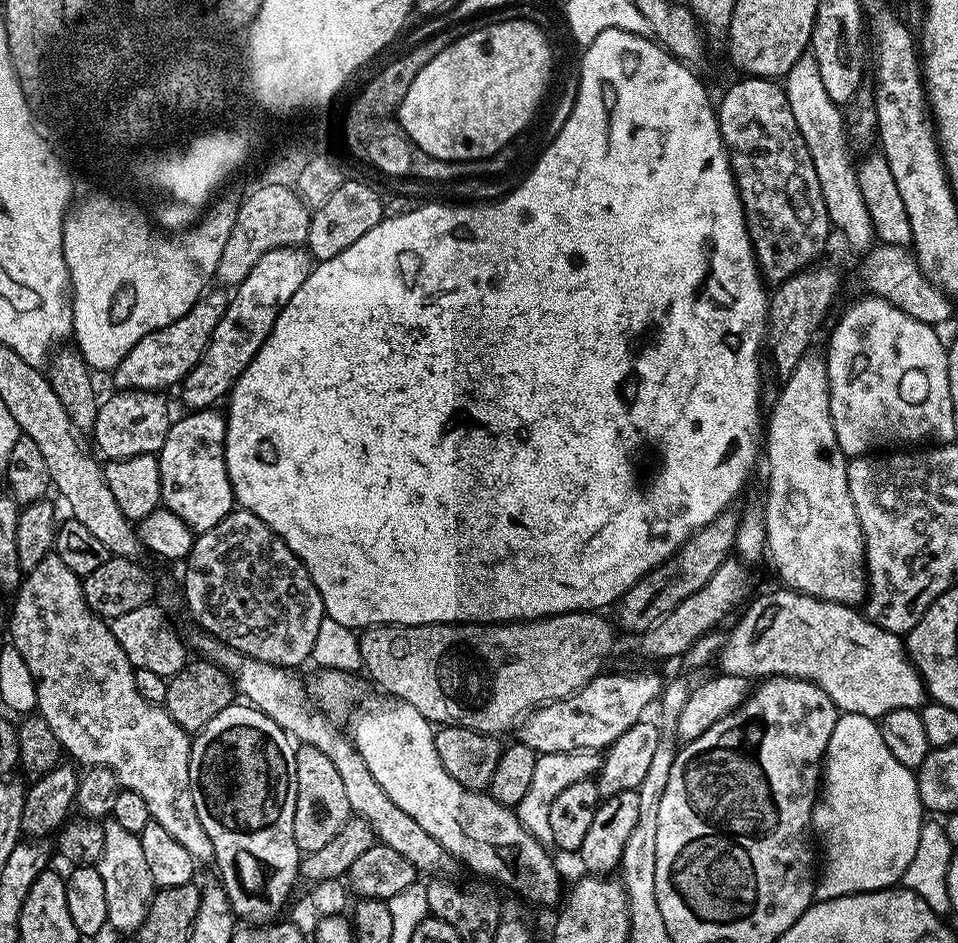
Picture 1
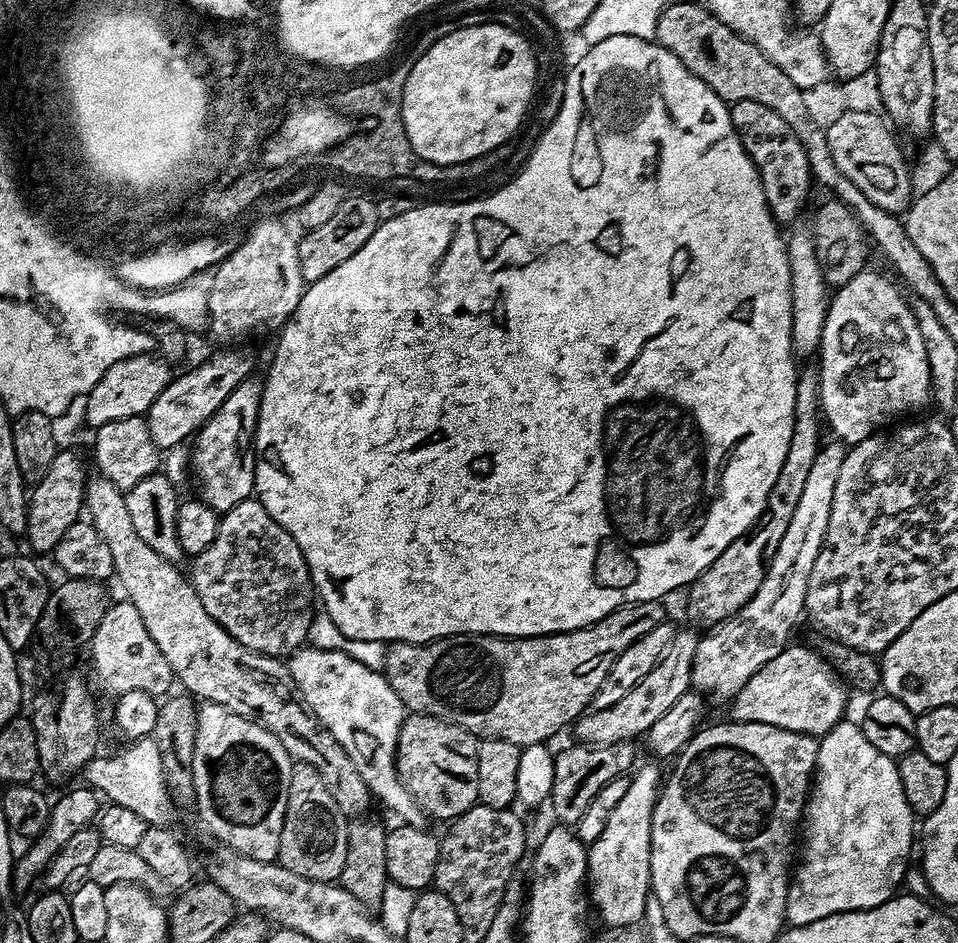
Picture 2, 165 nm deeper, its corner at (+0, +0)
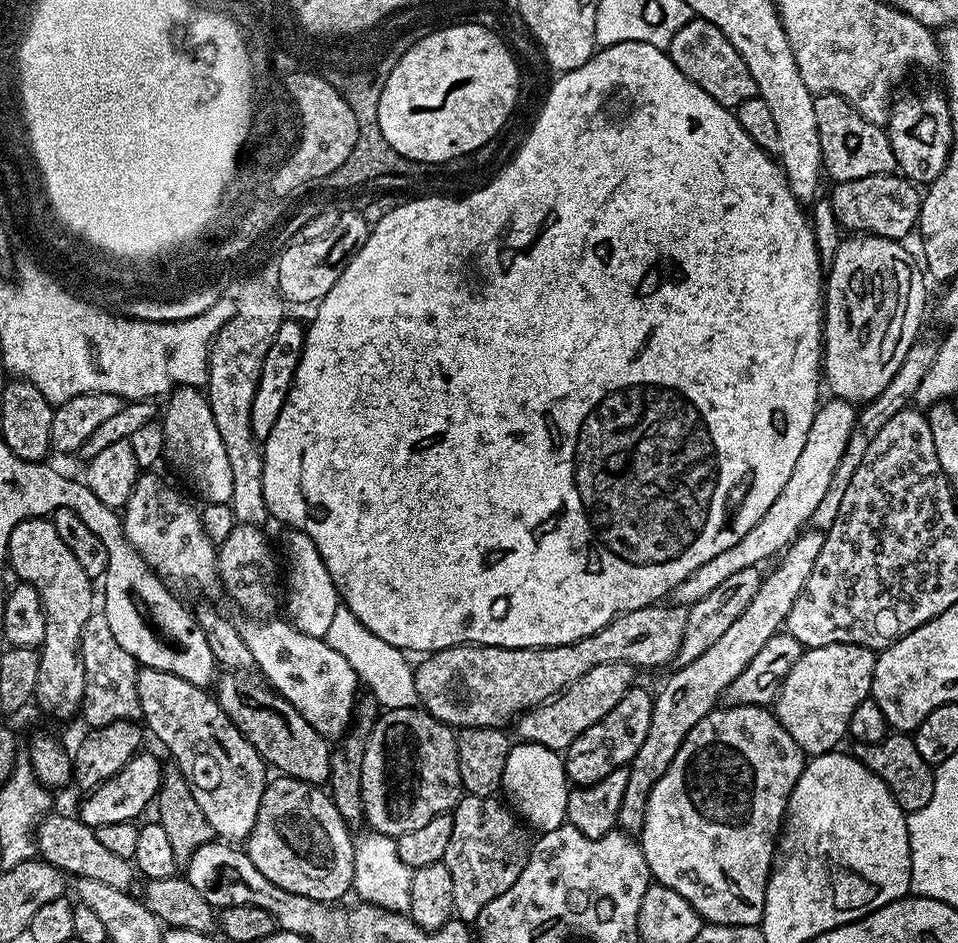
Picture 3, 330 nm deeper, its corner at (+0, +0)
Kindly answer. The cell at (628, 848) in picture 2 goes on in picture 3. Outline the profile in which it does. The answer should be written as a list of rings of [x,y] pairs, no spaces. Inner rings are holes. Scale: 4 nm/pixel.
[[[805,530],[792,541],[779,557],[780,562],[772,573],[765,575],[758,586],[758,594],[750,601],[750,606],[738,614],[738,619],[727,628],[702,654],[694,658],[686,666],[676,668],[673,676],[655,693],[650,714],[650,730],[642,742],[638,754],[634,754],[632,763],[627,765],[626,791],[622,793],[622,806],[618,810],[617,825],[629,834],[639,833],[644,827],[644,811],[650,798],[650,790],[670,770],[670,762],[674,762],[674,754],[682,746],[686,734],[706,718],[721,703],[726,686],[754,662],[754,654],[770,642],[776,633],[785,627],[790,606],[802,594],[802,586],[806,586],[806,578],[810,578],[810,570],[814,570],[814,562],[818,562],[818,553],[822,550],[825,533],[820,530]]]

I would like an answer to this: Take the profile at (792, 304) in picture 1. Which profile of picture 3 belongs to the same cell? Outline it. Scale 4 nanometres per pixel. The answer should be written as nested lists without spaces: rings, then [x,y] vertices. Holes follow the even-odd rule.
[[[890,172],[874,174],[870,178],[839,181],[835,187],[830,193],[834,214],[841,229],[849,233],[901,241],[920,223],[921,189],[911,180],[904,179],[903,175]]]

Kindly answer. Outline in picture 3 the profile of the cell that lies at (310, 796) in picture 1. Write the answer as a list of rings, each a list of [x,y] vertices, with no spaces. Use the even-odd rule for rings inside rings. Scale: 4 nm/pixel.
[[[283,774],[275,778],[277,780],[269,779],[265,783],[258,818],[246,841],[250,862],[254,862],[254,866],[258,866],[258,870],[262,870],[262,874],[266,874],[274,886],[282,886],[282,890],[290,890],[290,894],[302,894],[306,898],[325,902],[343,901],[340,899],[353,891],[356,845],[354,836],[348,833],[351,832],[350,825],[344,821],[342,814],[338,814],[331,795],[323,787]]]

